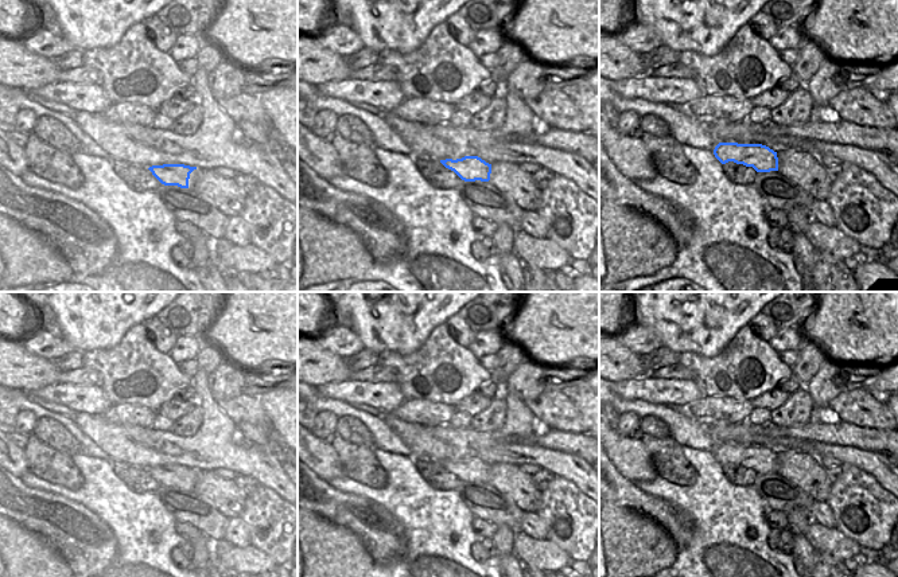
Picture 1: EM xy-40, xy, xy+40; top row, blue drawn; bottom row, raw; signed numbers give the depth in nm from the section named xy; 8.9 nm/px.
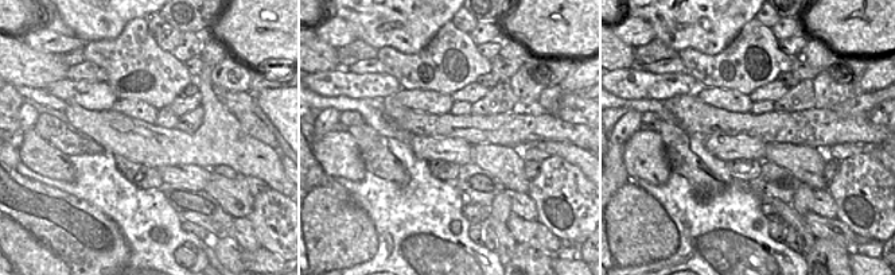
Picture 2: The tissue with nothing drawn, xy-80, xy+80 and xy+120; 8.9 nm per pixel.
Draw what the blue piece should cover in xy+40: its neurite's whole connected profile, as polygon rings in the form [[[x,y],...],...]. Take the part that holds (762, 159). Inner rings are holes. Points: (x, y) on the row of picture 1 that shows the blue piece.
[[[719,143],[714,155],[722,164],[734,161],[757,172],[778,171],[777,152],[762,144]]]

